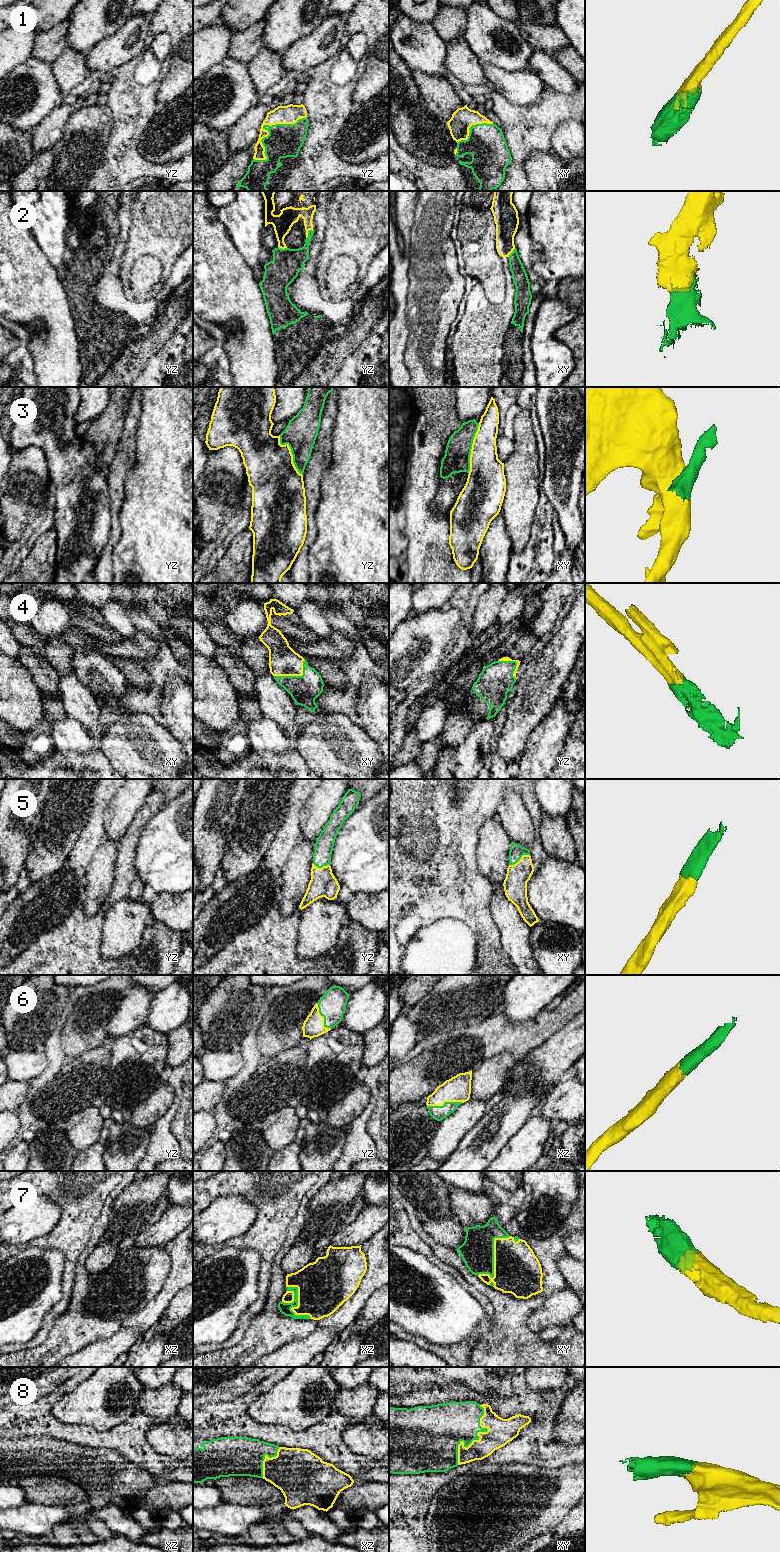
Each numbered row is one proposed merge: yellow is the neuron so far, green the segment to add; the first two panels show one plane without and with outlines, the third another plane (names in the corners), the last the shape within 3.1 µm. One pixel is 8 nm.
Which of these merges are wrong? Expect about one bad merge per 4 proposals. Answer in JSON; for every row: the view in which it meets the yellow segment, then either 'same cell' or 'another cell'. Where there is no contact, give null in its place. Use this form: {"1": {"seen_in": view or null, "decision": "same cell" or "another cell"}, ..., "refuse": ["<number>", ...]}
{"1": {"seen_in": "yz", "decision": "same cell"}, "2": {"seen_in": "yz", "decision": "same cell"}, "3": {"seen_in": "xy", "decision": "another cell"}, "4": {"seen_in": "xy", "decision": "same cell"}, "5": {"seen_in": "xy", "decision": "same cell"}, "6": {"seen_in": "xz", "decision": "same cell"}, "7": {"seen_in": "xy", "decision": "same cell"}, "8": {"seen_in": "xy", "decision": "same cell"}, "refuse": ["3"]}

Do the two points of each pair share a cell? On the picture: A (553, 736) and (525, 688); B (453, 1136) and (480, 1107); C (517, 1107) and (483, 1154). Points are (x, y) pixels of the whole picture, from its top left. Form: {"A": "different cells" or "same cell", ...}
{"A": "different cells", "B": "same cell", "C": "same cell"}

